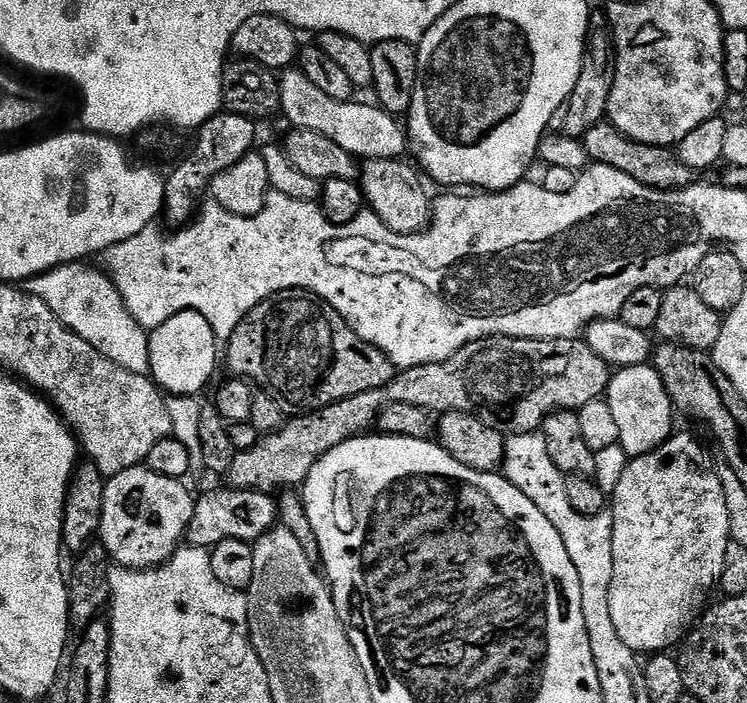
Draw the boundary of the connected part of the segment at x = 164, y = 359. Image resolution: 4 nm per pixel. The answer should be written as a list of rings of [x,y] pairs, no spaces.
[[[180,311],[160,327],[151,329],[149,373],[153,381],[172,396],[198,396],[211,380],[218,364],[219,341],[210,322],[197,311]]]

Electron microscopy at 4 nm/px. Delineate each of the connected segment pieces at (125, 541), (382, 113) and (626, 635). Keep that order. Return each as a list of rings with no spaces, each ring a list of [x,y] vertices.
[[[141,466],[122,470],[116,476],[107,477],[104,485],[104,501],[100,515],[99,543],[119,567],[129,570],[155,568],[174,555],[188,535],[190,518],[194,518],[197,497],[188,493],[183,479],[163,476],[150,467]]]
[[[300,68],[285,69],[278,78],[280,105],[292,128],[314,130],[342,146],[352,156],[362,160],[399,159],[405,154],[408,138],[405,129],[395,121],[395,115],[383,107],[358,100],[340,100],[323,93],[310,82]]]
[[[679,432],[669,436],[667,442],[653,452],[631,457],[626,470],[622,470],[618,486],[610,494],[610,515],[614,526],[610,618],[614,618],[618,638],[637,654],[667,653],[687,637],[709,603],[708,591],[717,587],[730,543],[730,516],[721,473],[711,454],[690,433]]]

